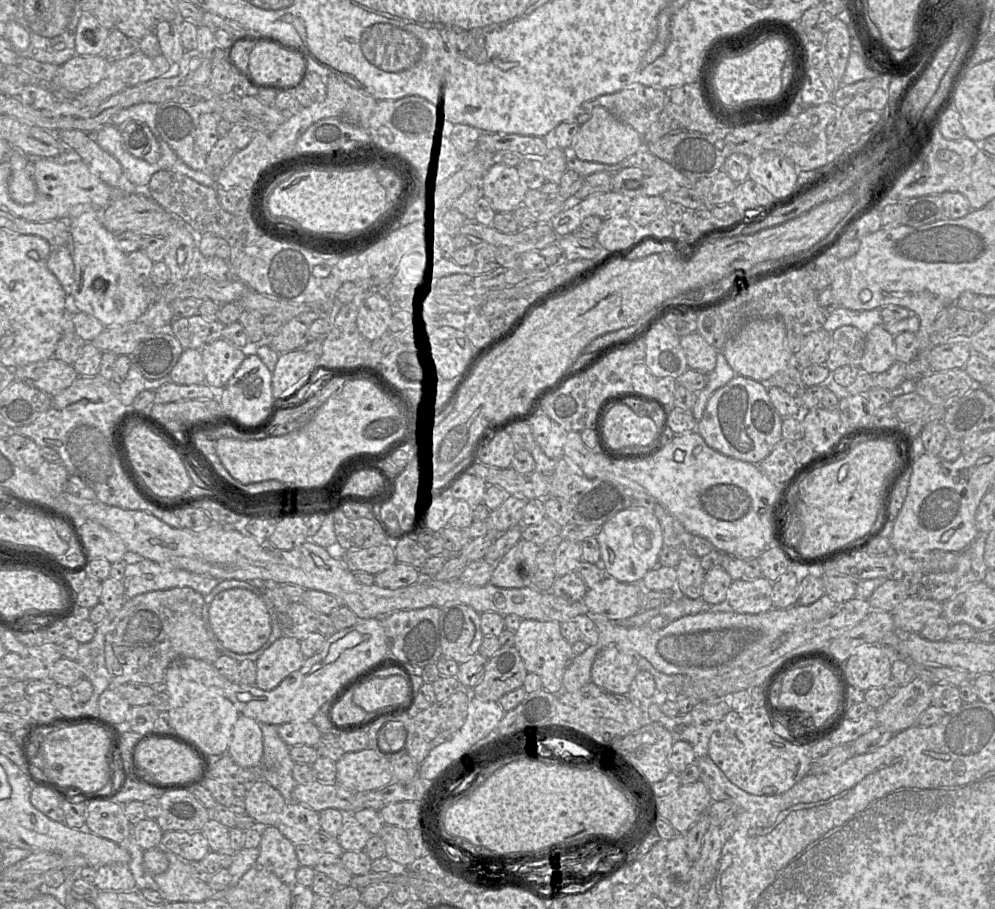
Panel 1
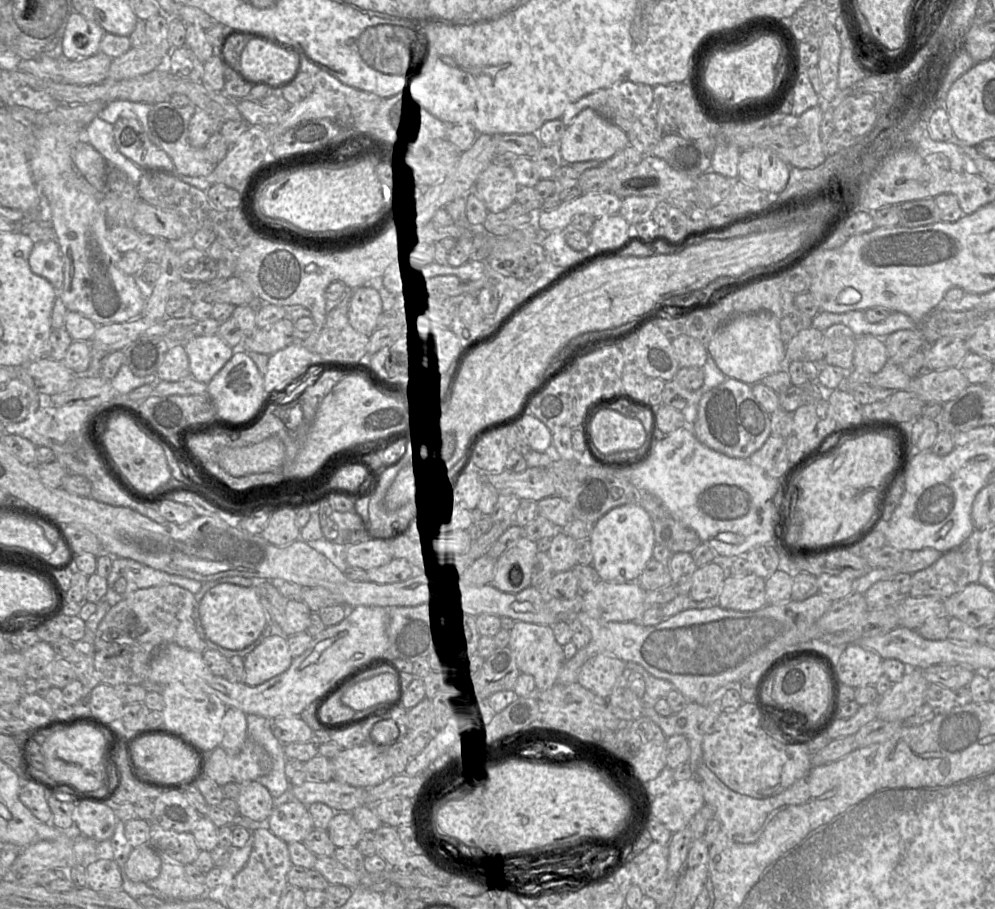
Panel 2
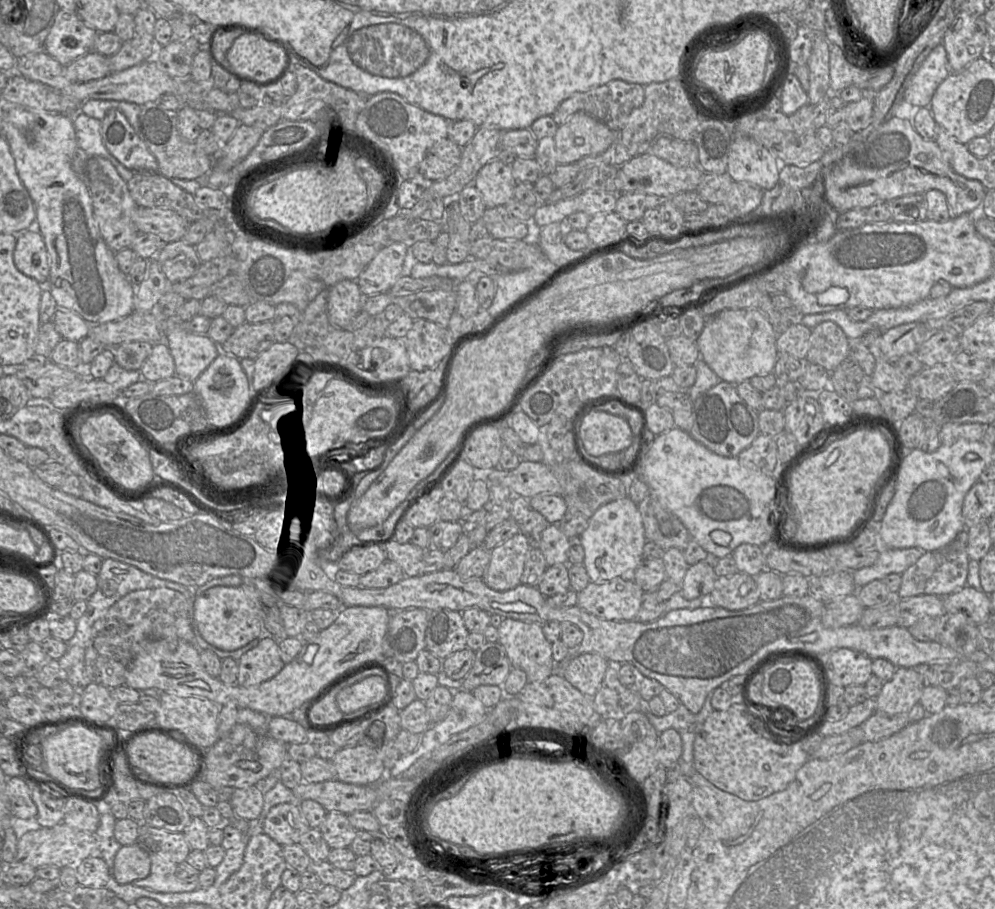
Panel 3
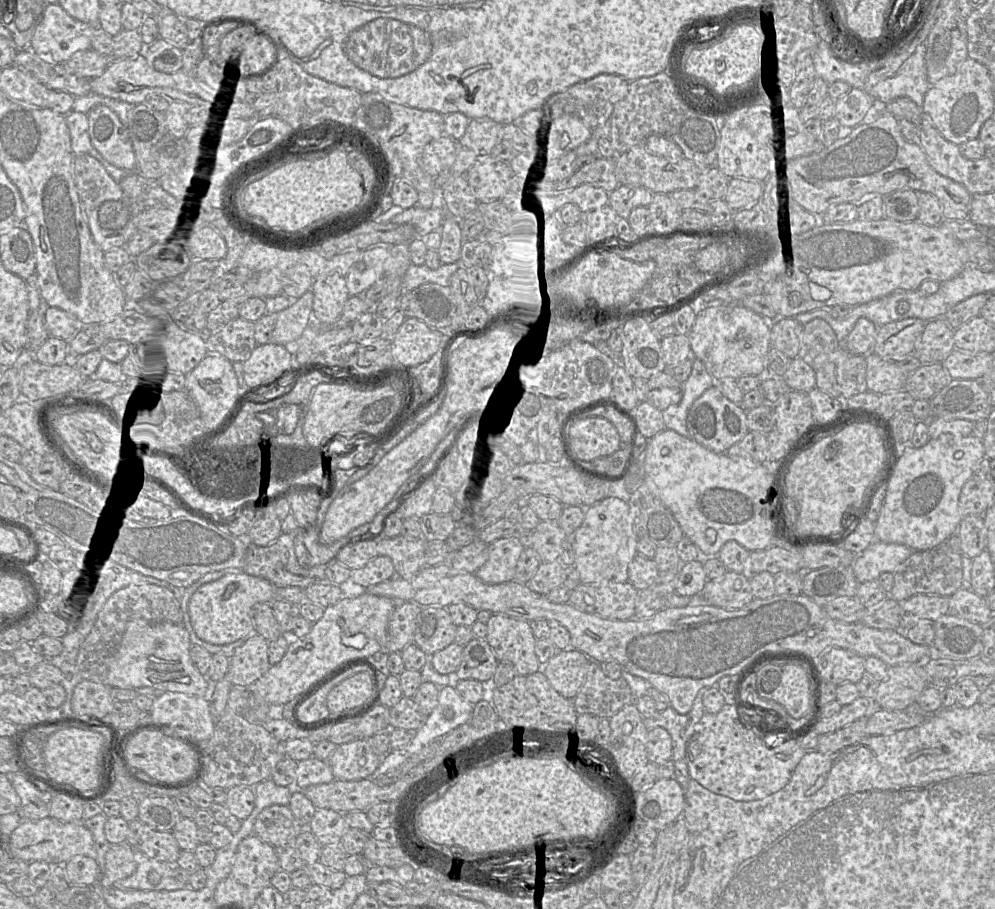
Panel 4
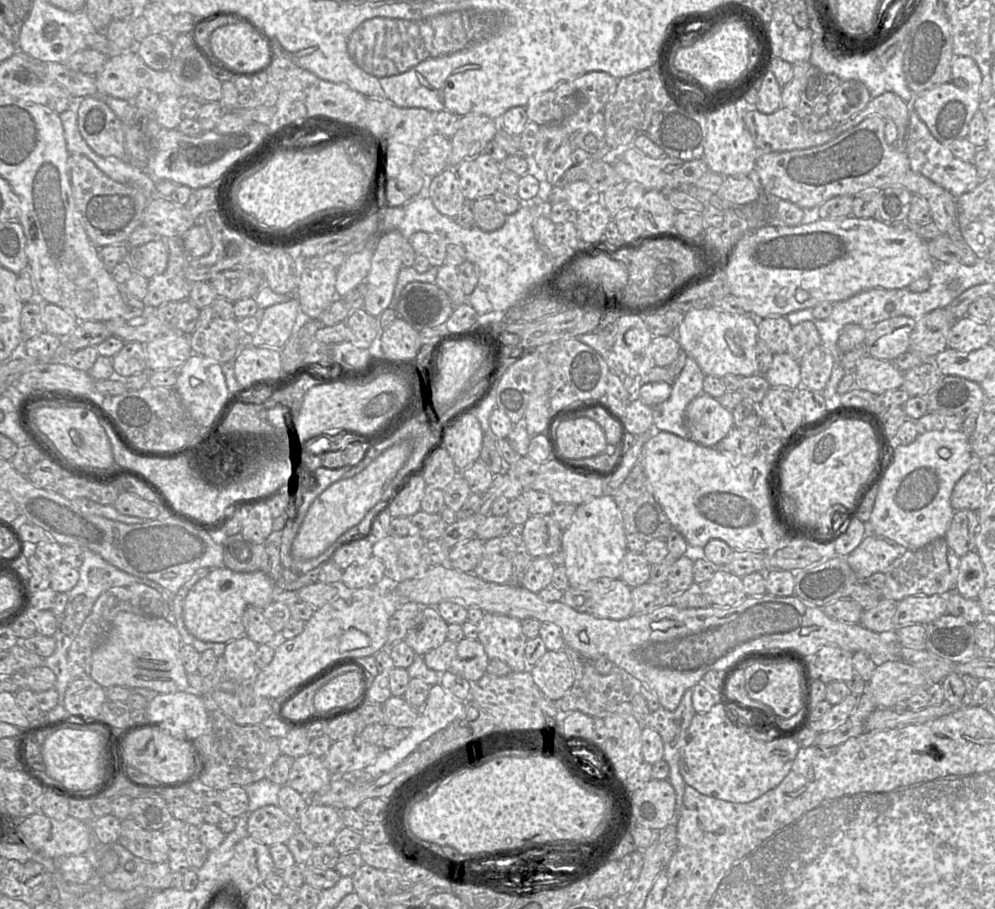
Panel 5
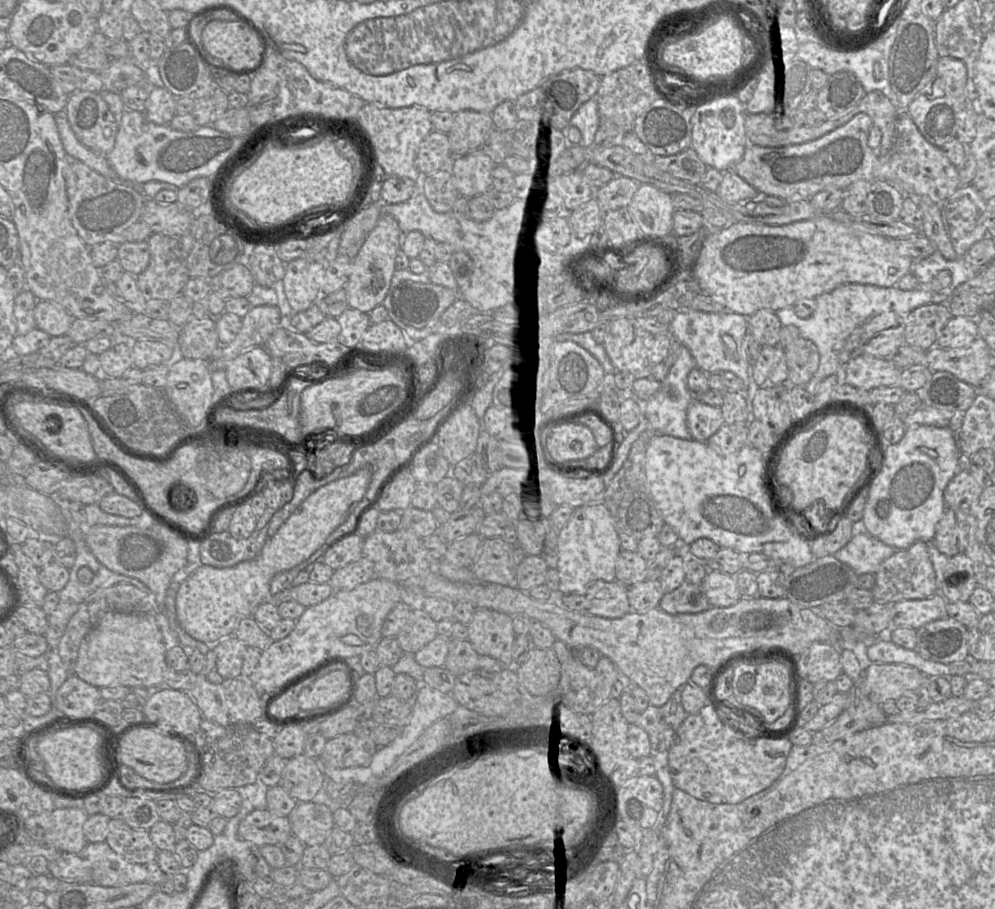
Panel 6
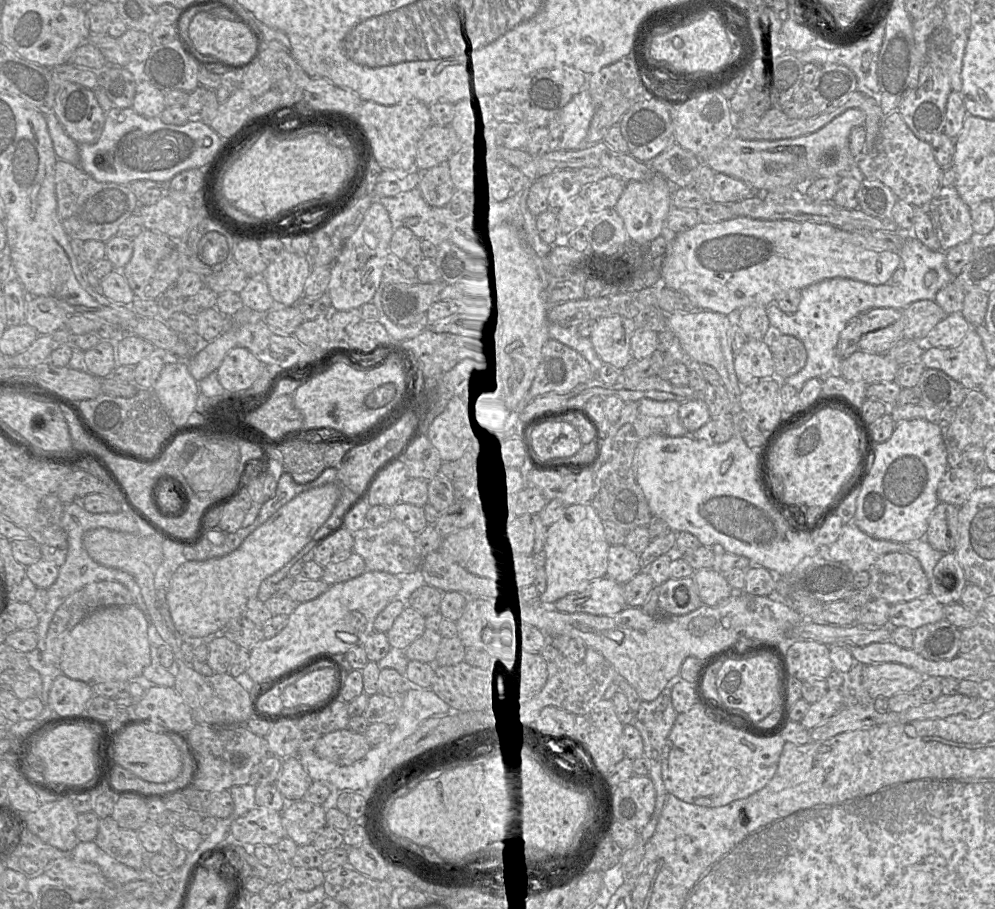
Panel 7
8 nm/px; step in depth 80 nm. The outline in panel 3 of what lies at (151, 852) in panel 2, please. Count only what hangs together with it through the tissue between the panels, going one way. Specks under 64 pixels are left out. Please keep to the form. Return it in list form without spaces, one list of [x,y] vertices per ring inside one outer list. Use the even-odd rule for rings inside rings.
[[[138,844],[122,845],[117,851],[112,878],[119,884],[127,884],[146,878],[151,870],[150,854]]]

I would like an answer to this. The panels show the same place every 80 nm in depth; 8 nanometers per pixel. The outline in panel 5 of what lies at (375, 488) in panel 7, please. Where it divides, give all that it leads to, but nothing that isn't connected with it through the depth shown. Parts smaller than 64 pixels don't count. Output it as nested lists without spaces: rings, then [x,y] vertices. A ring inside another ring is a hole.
[[[421,473],[412,476],[388,504],[387,510],[394,517],[413,516],[421,510],[421,501],[424,497],[426,486],[427,484]]]

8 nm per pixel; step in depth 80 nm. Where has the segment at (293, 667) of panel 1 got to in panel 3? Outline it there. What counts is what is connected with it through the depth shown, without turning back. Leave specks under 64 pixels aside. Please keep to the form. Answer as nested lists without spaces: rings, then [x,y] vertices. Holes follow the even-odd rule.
[[[262,637],[255,647],[238,659],[237,684],[244,687],[260,684],[275,676],[284,665],[279,642],[273,637]]]

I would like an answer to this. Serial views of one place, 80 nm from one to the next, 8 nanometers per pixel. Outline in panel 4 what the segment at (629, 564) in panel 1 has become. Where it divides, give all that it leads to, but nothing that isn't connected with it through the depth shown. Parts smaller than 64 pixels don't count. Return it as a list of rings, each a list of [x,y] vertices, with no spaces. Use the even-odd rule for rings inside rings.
[[[607,497],[584,509],[584,519],[579,528],[568,536],[568,547],[575,555],[574,567],[582,584],[627,582],[628,567],[638,554],[638,536],[628,502]]]

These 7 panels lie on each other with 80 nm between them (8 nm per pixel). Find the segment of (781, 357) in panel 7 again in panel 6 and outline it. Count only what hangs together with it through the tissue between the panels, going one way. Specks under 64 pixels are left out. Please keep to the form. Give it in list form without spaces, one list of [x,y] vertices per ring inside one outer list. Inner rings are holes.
[[[793,325],[783,326],[779,344],[785,354],[790,385],[806,385],[819,367],[819,351],[810,340],[805,339]]]

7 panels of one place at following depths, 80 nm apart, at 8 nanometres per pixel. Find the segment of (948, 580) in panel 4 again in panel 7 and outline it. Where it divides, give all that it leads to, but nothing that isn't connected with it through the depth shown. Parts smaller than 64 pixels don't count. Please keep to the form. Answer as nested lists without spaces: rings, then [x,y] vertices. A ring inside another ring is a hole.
[[[891,552],[879,557],[867,570],[870,581],[867,590],[872,598],[889,605],[910,601],[929,593],[928,578],[918,559],[907,553]]]

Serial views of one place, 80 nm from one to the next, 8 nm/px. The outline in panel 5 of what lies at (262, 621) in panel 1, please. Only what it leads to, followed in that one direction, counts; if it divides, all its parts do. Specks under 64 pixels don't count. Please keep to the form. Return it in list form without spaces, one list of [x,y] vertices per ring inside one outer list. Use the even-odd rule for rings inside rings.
[[[224,566],[209,569],[189,590],[183,603],[186,629],[203,642],[228,643],[245,635],[243,616],[249,606],[264,609],[275,601],[275,585],[263,572],[235,572]]]

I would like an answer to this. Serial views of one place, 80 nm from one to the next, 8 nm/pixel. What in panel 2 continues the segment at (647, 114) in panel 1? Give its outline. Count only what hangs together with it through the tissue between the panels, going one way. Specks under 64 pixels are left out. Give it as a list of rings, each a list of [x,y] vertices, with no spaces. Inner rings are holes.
[[[621,81],[599,89],[569,104],[560,120],[568,125],[584,108],[590,108],[623,131],[649,109],[653,101],[653,87]]]

